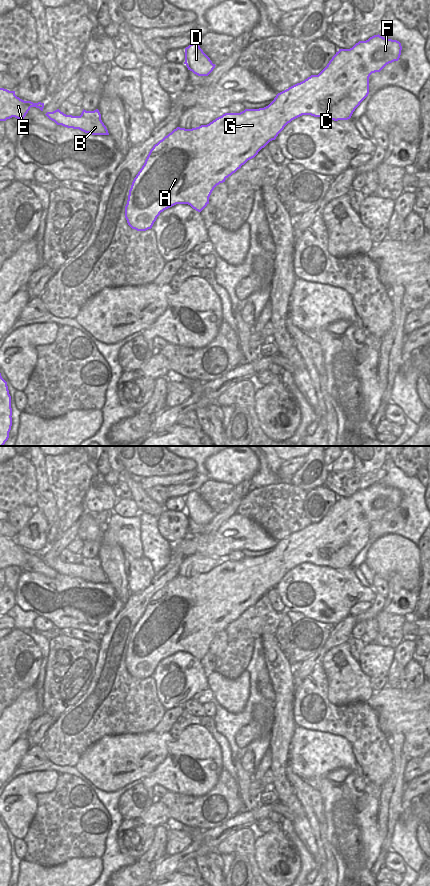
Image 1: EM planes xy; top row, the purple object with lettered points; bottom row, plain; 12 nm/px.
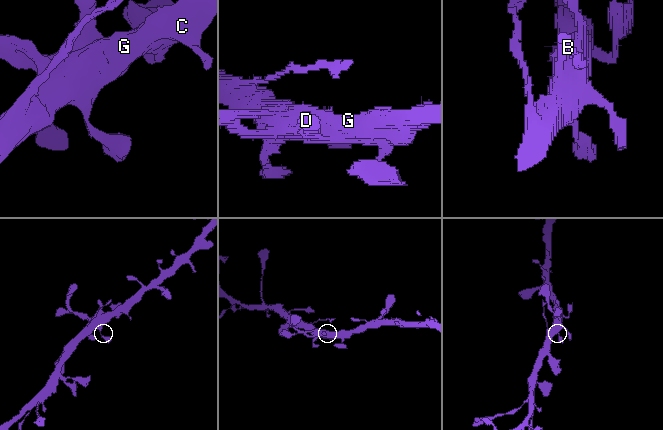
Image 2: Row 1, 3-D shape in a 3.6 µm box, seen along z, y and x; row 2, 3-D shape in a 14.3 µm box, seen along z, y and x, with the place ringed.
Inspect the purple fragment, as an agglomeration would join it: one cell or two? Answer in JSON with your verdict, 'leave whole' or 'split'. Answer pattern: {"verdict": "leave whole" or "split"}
{"verdict": "leave whole"}

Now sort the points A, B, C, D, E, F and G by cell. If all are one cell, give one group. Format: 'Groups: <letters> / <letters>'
Groups: A B C D E F G

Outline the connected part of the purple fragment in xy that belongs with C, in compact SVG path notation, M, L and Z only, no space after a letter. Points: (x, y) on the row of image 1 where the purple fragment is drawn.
M379 34L374 35L366 41L359 41L350 49L339 49L318 75L311 75L304 81L278 93L264 108L245 109L240 113L225 113L207 125L192 129L177 127L153 146L144 165L134 178L125 206L128 225L137 231L151 229L160 213L176 204L188 204L201 212L209 204L209 197L217 185L225 182L270 141L275 140L288 123L302 115L323 117L334 121L350 119L355 109L369 94L370 75L380 72L387 64L398 61L401 50L399 41L386 39Z

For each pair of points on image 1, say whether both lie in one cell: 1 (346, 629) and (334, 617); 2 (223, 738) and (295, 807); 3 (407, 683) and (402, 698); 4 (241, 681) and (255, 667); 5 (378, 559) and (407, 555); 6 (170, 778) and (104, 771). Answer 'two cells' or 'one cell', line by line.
1: two cells
2: two cells
3: two cells
4: two cells
5: one cell
6: two cells

